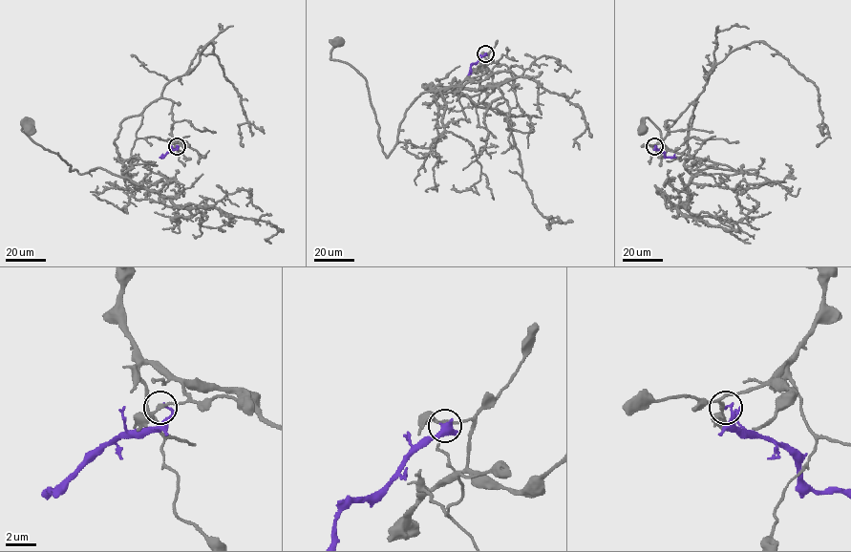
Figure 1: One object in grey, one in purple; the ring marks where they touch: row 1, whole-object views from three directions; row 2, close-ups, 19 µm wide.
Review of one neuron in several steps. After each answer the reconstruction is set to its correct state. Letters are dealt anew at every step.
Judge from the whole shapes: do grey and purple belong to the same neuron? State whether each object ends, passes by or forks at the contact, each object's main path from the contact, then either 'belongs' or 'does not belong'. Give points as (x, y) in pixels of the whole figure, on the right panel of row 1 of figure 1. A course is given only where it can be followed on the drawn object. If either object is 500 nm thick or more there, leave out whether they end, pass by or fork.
grey passes by | purple ends | grey via (654, 146), (697, 97), (686, 169), (757, 173), (674, 152), (648, 117), (641, 128) | purple via (654, 146), (667, 157), (674, 154) | does not belong

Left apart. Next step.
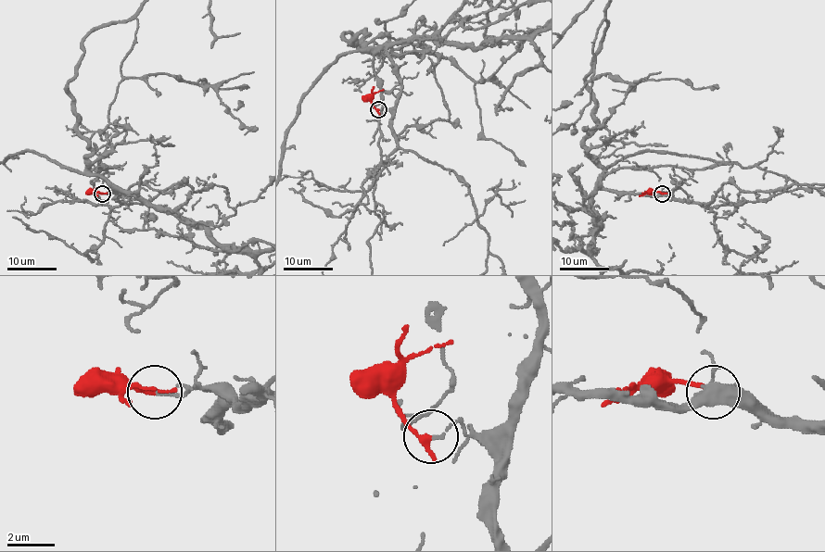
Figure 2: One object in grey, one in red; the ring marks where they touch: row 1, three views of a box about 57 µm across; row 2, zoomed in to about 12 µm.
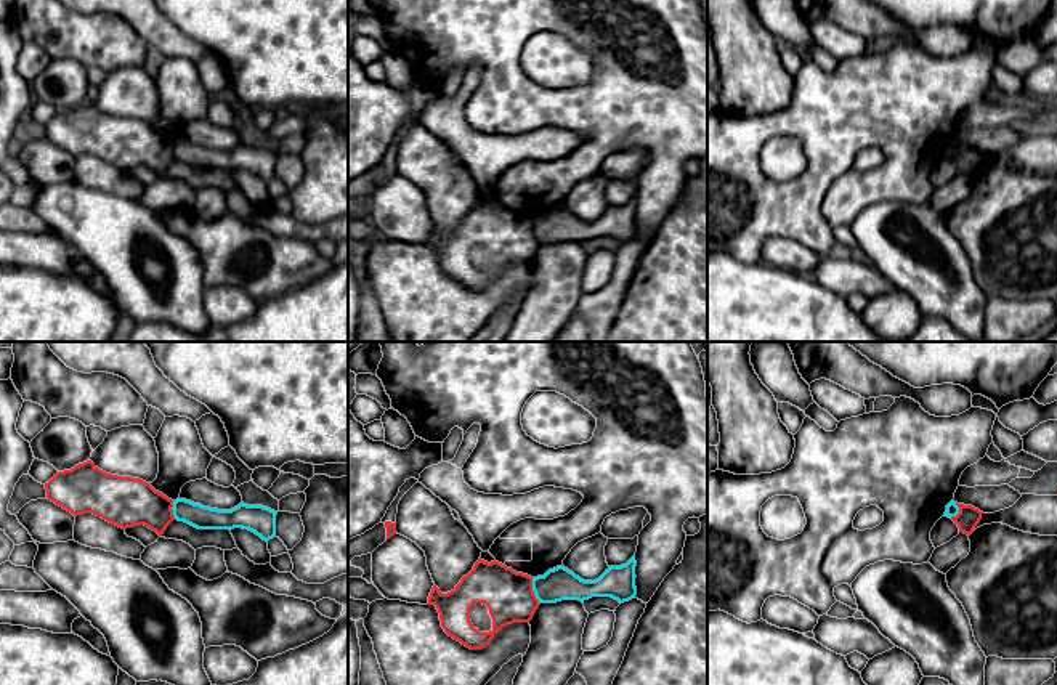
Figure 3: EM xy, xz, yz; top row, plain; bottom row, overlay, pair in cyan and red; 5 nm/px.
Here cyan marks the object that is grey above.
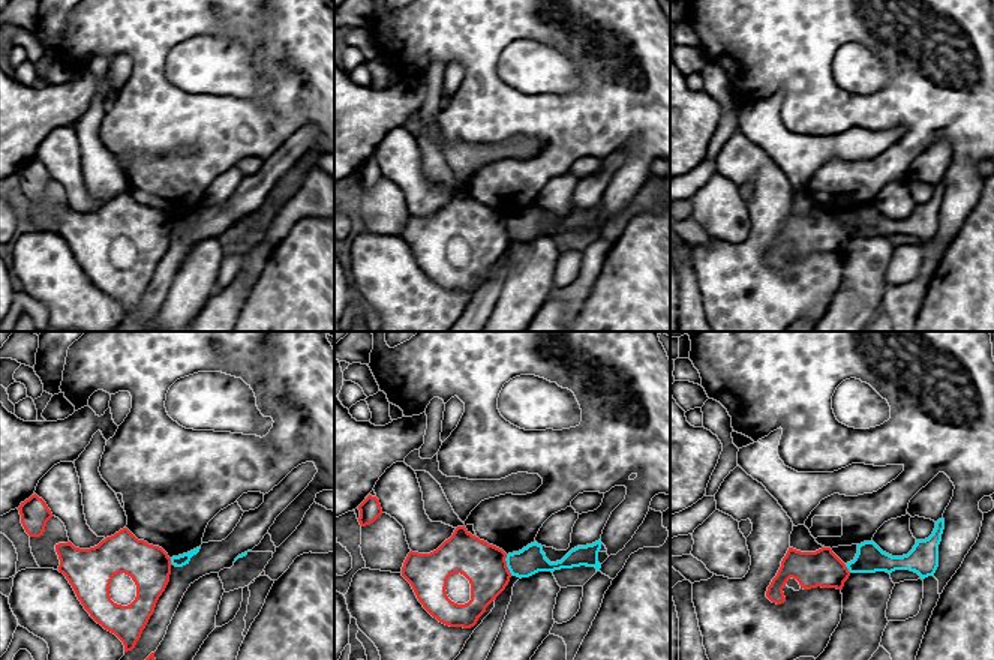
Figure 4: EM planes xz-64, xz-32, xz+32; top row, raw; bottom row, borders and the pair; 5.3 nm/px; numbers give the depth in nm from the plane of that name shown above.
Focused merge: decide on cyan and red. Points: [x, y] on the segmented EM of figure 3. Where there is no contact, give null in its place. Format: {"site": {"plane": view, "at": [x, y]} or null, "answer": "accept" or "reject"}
{"site": {"plane": "xz", "at": [534, 591]}, "answer": "reject"}

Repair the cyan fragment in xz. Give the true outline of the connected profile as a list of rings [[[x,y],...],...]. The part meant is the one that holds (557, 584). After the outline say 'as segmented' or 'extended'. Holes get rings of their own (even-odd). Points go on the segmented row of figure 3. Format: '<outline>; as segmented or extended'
[[[634,555],[626,565],[609,566],[598,579],[584,581],[561,565],[544,576],[533,578],[533,590],[539,603],[584,602],[592,597],[611,597],[624,603],[637,595],[635,566]]]; as segmented

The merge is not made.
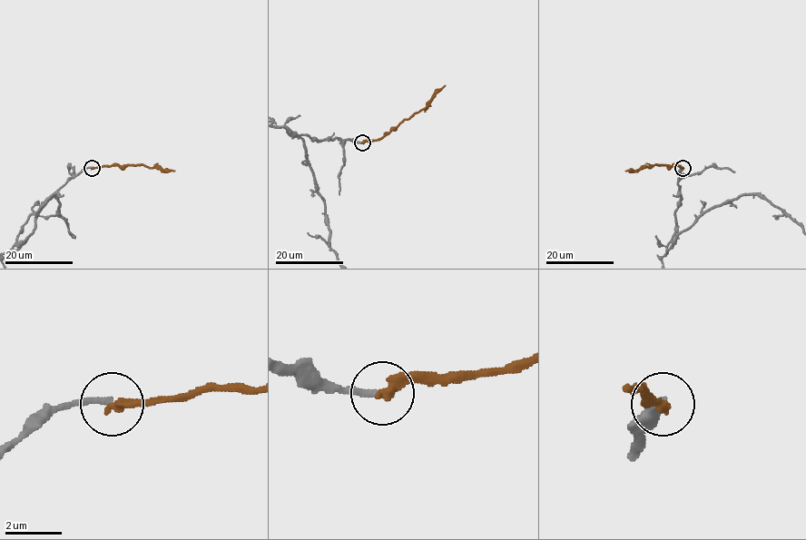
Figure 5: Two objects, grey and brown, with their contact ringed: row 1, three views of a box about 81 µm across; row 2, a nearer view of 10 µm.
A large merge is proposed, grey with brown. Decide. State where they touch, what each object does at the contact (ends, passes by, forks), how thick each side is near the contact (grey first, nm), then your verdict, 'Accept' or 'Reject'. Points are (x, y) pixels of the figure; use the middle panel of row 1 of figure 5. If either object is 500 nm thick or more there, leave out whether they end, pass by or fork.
Place: (362, 142). At the ring grey ends. At the ring brown ends. Thickness 220 nm (grey) against 340 nm. Accept

